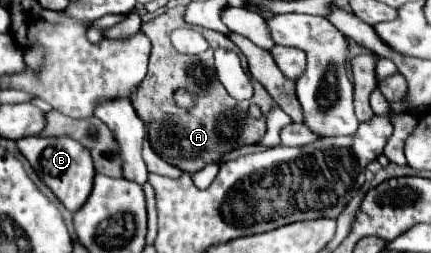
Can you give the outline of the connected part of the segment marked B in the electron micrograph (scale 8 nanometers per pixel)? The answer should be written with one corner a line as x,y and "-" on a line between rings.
26,137
16,141
20,153
28,159
36,175
50,187
50,191
60,199
60,203
74,213
80,209
90,191
92,191
92,179
94,179
94,167
92,167
92,157
86,147
76,143
74,139
68,137

